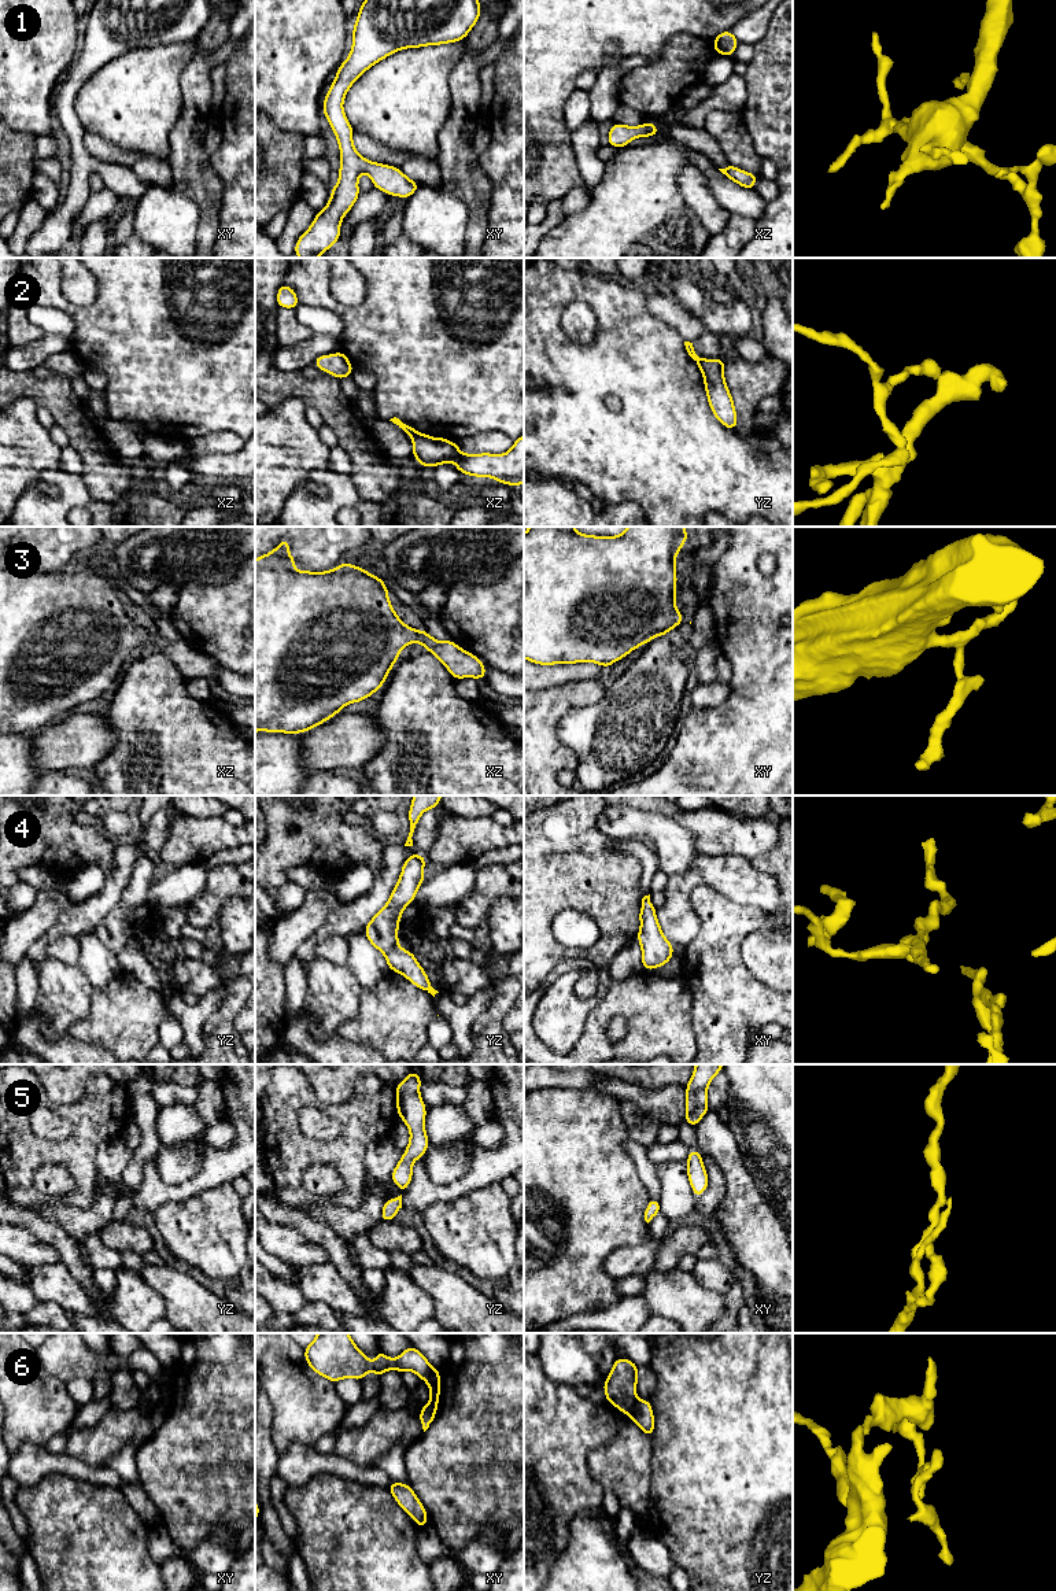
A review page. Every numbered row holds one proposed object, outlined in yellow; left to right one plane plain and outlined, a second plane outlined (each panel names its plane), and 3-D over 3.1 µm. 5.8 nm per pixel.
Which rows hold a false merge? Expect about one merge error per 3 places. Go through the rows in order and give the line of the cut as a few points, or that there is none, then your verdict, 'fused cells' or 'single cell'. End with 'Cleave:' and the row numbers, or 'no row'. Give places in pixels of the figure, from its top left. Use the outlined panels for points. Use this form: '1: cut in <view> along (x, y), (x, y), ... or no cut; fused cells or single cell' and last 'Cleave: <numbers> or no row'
1: no cut; single cell
2: cut in yz along (700, 358), (697, 364); fused cells
3: no cut; single cell
4: no cut; single cell
5: no cut; single cell
6: cut in yz along (638, 1401), (630, 1416); fused cells
Cleave: 2, 6

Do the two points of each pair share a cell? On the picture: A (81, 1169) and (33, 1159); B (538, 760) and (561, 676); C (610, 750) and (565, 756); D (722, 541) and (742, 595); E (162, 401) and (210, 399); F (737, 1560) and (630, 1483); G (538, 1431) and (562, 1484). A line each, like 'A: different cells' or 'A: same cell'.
A: same cell
B: different cells
C: different cells
D: different cells
E: same cell
F: different cells
G: same cell

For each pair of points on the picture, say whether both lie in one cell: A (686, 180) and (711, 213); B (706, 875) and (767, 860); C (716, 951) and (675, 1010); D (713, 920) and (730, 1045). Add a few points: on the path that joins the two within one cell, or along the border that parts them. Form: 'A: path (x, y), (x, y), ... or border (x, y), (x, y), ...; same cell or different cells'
A: path (694, 188), (704, 205); same cell
B: border (750, 860), (754, 867), (768, 872), (778, 885); different cells
C: border (679, 978), (690, 993), (690, 1022); different cells
D: path (716, 952), (716, 975), (724, 992), (724, 1014); same cell

